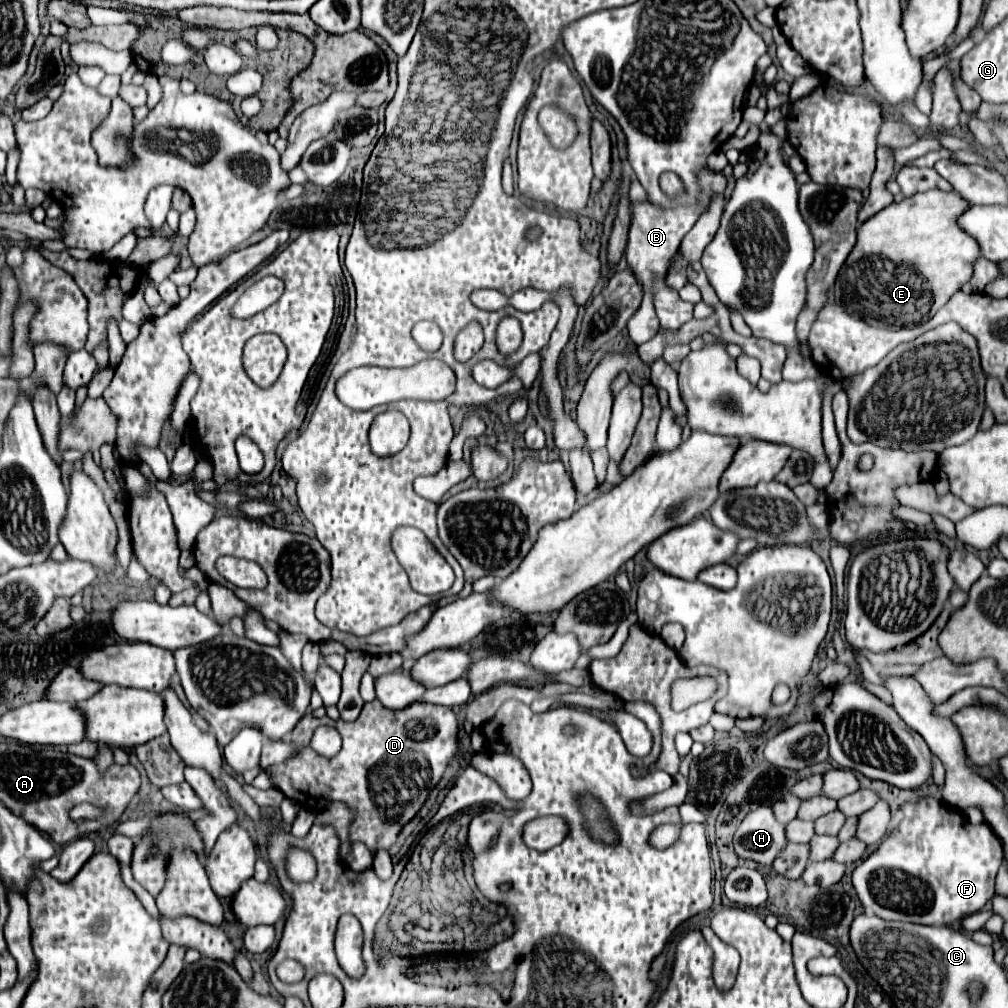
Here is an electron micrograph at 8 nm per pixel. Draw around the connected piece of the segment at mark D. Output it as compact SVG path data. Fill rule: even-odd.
M378 699L372 703L366 703L360 717L352 723L344 721L332 721L330 717L316 719L310 715L310 711L302 717L302 721L294 727L294 731L288 737L292 743L296 743L300 749L296 755L292 755L288 761L268 767L272 775L272 785L280 789L288 799L300 801L302 795L308 799L326 799L326 801L344 801L348 807L356 811L356 819L350 829L348 843L342 843L340 857L344 859L352 841L362 841L368 845L368 849L374 853L378 849L390 849L396 841L400 829L420 811L422 803L426 801L428 793L436 787L440 781L448 761L452 757L458 757L458 721L450 707L436 707L428 703L416 703L412 707L400 709L400 711L388 711L378 705ZM320 725L334 727L342 737L342 749L334 757L322 757L314 753L314 749L308 747L310 737L314 735L314 729Z

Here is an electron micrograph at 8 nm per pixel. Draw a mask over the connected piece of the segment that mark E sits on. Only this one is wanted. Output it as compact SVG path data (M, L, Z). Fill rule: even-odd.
M930 189L900 203L892 203L860 223L856 245L848 255L848 265L842 265L834 283L834 303L874 327L920 325L932 317L946 305L948 297L970 279L974 261L980 257L978 243L956 227L954 217L964 213L964 209L968 209L968 203L958 193Z

